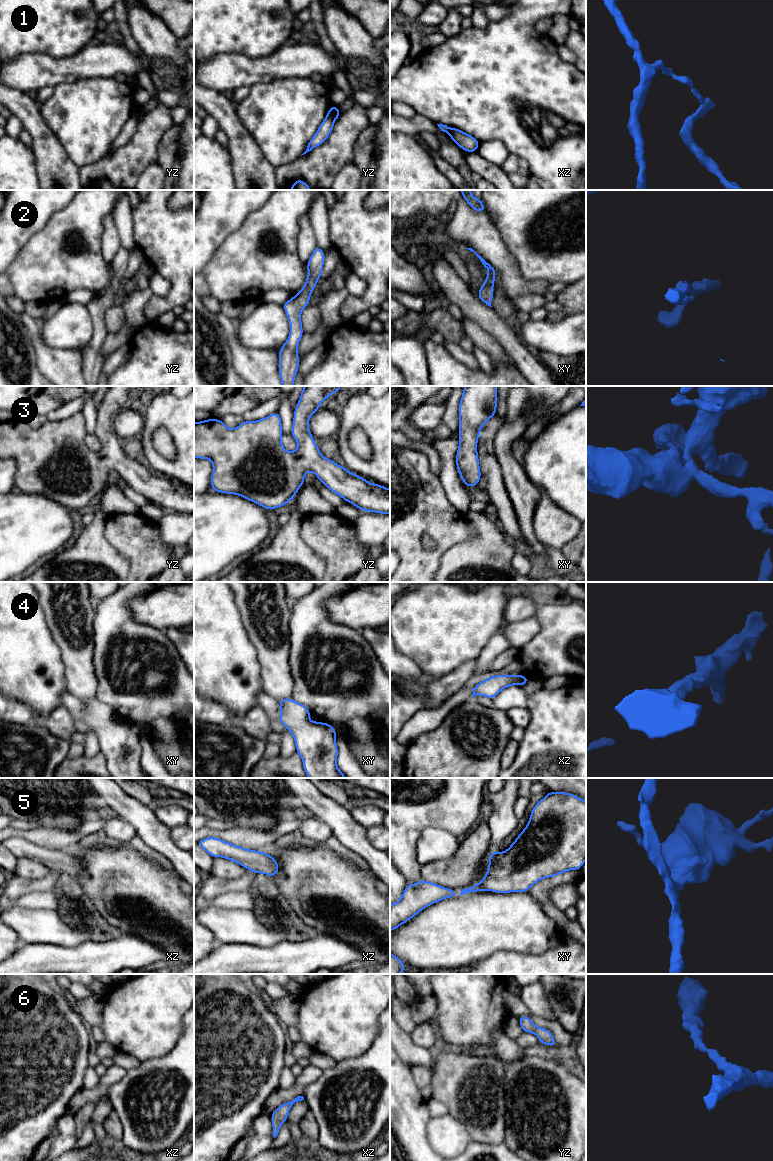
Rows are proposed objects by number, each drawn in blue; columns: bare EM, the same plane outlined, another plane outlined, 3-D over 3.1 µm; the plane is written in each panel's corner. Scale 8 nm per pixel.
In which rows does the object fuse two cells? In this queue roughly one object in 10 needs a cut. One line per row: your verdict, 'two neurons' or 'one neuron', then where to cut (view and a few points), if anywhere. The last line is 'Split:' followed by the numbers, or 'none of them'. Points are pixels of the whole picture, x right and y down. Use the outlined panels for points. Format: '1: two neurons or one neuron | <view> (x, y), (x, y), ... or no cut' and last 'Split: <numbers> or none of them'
1: two neurons | xz (451, 128), (448, 132)
2: one neuron | no cut
3: one neuron | no cut
4: one neuron | no cut
5: one neuron | no cut
6: one neuron | no cut
Split: 1

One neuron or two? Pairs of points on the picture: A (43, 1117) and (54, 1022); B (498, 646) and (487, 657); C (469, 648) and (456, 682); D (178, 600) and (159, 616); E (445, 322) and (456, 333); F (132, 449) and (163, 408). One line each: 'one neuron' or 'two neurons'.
A: one neuron
B: one neuron
C: two neurons
D: one neuron
E: one neuron
F: two neurons

